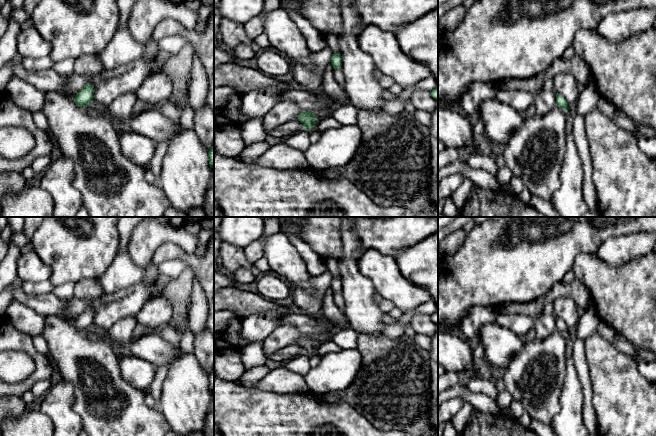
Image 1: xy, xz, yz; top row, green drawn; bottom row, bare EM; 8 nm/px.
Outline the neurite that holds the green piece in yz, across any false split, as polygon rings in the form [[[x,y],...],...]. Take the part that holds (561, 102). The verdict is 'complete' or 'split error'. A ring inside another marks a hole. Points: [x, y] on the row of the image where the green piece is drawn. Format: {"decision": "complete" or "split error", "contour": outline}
{"decision": "complete", "contour": [[[556,93],[556,105],[564,110],[570,109],[564,96],[559,93]]]}

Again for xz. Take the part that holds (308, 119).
{"decision": "complete", "contour": [[[303,111],[299,114],[297,119],[302,123],[305,129],[312,130],[316,124],[317,115],[309,111]]]}

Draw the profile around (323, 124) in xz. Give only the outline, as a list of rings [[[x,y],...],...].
[[[333,117],[321,118],[316,121],[314,129],[318,130],[320,133],[330,128],[338,128],[342,126],[336,119]]]

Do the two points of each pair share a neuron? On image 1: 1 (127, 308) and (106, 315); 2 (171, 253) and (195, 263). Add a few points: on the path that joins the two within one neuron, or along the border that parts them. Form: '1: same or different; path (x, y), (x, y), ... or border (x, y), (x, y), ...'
1: same; path (122, 308), (113, 308), (111, 310)
2: same; path (177, 253), (189, 258)

